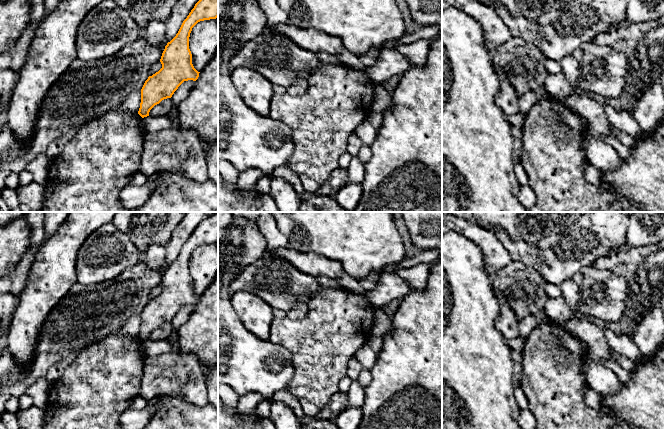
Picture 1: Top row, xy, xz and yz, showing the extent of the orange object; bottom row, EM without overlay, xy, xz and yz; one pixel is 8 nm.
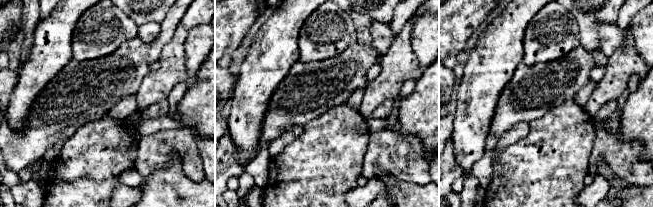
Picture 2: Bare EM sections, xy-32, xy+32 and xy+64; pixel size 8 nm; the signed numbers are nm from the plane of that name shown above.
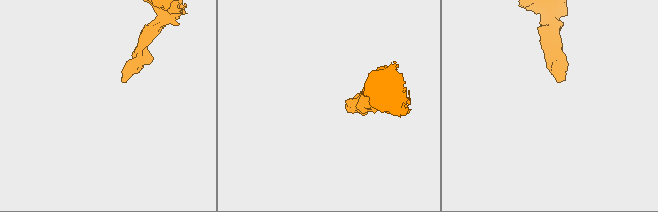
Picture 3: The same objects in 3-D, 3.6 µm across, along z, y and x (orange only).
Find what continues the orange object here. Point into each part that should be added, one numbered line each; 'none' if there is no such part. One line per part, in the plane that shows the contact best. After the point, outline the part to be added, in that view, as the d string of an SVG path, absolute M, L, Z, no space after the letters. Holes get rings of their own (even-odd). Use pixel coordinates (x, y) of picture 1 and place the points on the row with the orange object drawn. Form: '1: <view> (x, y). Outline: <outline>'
none

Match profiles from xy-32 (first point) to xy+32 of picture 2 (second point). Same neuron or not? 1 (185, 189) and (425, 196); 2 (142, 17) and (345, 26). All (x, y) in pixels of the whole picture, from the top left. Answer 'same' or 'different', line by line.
1: same
2: different

